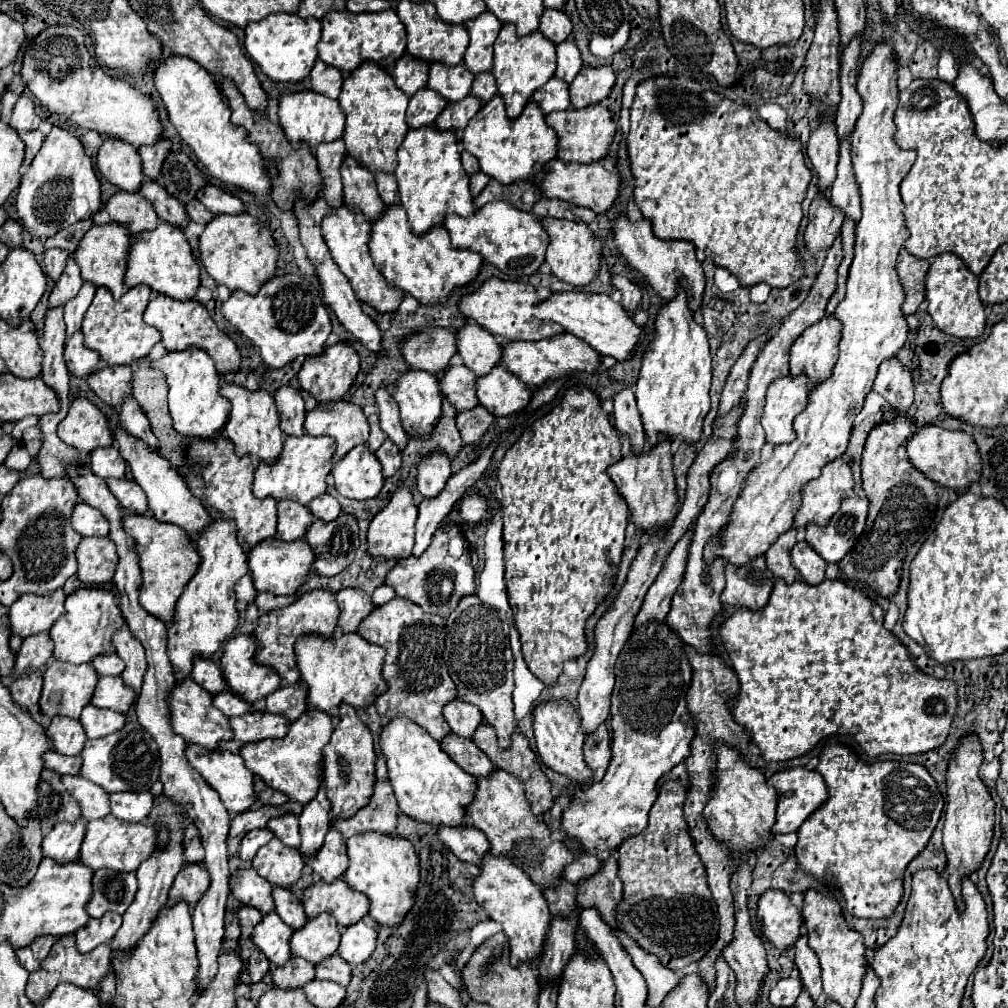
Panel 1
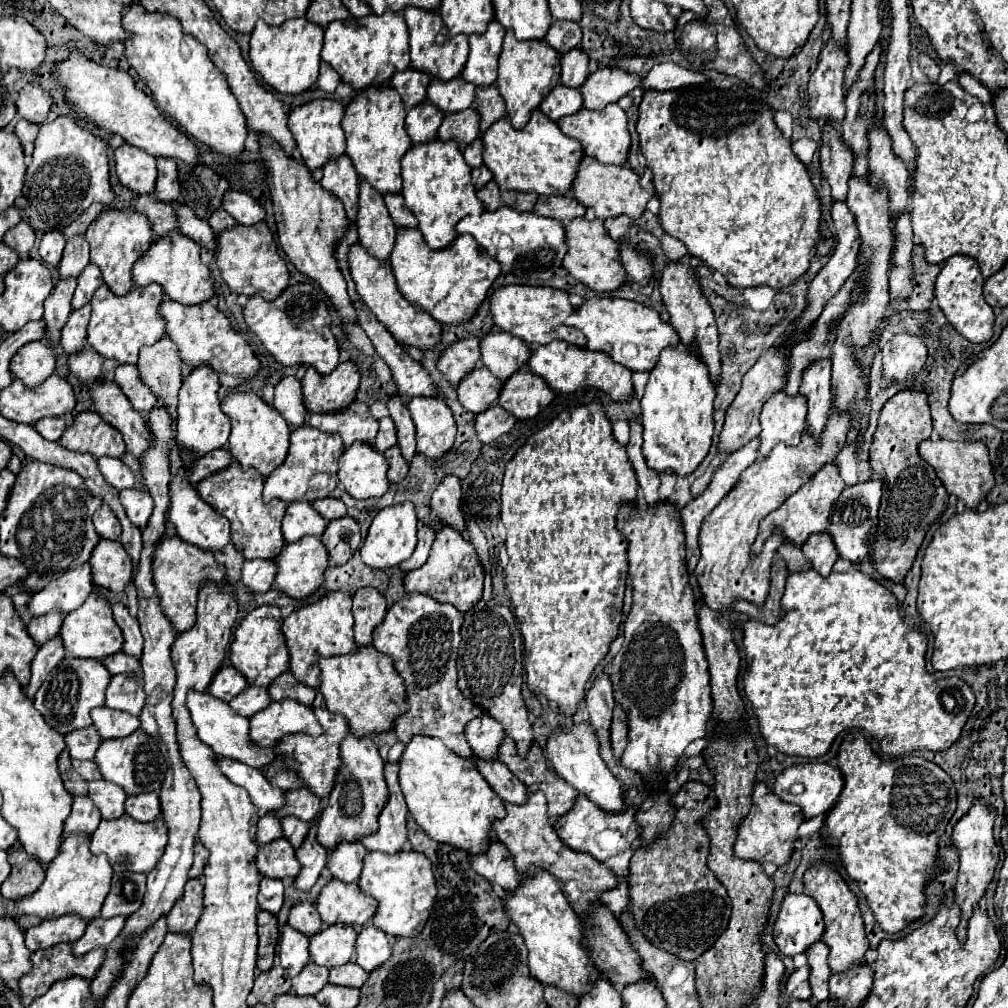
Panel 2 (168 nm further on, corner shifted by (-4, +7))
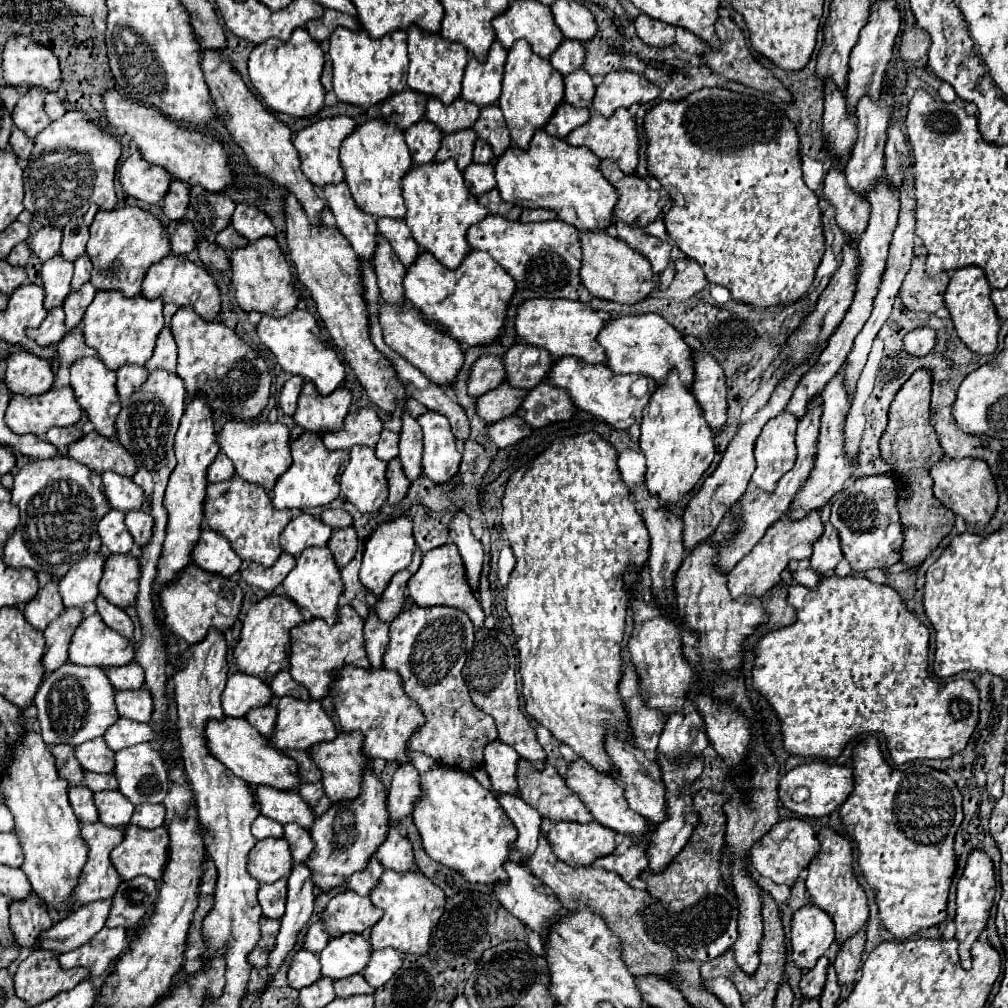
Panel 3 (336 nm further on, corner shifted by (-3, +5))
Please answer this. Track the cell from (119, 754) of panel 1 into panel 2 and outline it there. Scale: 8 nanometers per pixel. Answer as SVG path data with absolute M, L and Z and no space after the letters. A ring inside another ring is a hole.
M139 728L129 738L115 738L115 740L103 740L101 750L97 750L95 758L101 774L105 780L121 786L127 794L143 794L143 792L157 792L165 780L165 758L153 746L153 740Z

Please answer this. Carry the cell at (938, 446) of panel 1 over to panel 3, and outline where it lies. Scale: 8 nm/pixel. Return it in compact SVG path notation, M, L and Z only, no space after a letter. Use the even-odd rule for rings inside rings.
M942 458L936 462L930 470L930 476L934 480L934 494L942 504L948 504L948 508L954 514L960 514L968 524L978 524L980 530L990 522L996 504L998 504L998 492L994 478L990 474L990 468L980 458Z

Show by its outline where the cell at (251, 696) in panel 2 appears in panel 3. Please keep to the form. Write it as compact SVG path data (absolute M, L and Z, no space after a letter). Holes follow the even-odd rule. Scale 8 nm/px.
M266 704L266 708L252 708L252 712L248 712L248 716L244 720L248 720L262 736L268 736L274 730L276 712L278 710L274 704Z

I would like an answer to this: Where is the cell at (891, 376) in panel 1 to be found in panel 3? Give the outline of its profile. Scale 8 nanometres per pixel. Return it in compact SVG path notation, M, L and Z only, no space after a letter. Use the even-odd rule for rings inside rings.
M922 326L922 328L908 332L902 342L904 342L904 352L908 352L910 356L916 356L916 358L924 358L934 348L936 334L932 328Z

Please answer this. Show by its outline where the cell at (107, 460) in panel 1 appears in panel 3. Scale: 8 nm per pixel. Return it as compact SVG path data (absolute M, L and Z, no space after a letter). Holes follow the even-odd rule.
M102 472L102 484L104 484L104 494L110 506L120 512L138 510L144 502L142 488L134 484L132 478L120 476L116 472Z

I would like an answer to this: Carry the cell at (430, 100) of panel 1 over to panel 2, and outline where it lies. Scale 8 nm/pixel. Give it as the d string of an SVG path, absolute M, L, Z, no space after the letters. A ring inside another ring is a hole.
M423 102L421 106L417 106L417 110L409 110L407 112L407 120L405 120L405 130L411 136L411 140L417 144L425 144L437 138L437 128L443 120L443 114L439 110L433 110L433 106L429 106L429 102Z

